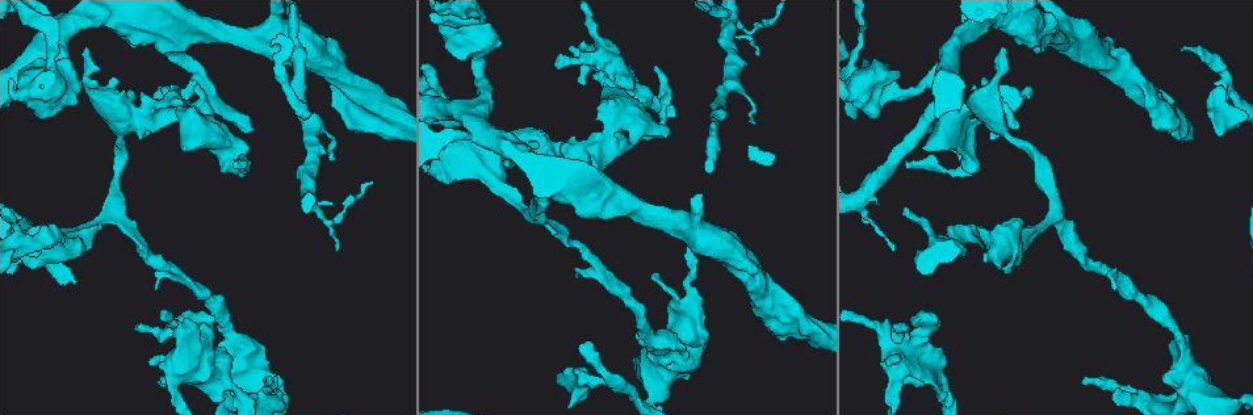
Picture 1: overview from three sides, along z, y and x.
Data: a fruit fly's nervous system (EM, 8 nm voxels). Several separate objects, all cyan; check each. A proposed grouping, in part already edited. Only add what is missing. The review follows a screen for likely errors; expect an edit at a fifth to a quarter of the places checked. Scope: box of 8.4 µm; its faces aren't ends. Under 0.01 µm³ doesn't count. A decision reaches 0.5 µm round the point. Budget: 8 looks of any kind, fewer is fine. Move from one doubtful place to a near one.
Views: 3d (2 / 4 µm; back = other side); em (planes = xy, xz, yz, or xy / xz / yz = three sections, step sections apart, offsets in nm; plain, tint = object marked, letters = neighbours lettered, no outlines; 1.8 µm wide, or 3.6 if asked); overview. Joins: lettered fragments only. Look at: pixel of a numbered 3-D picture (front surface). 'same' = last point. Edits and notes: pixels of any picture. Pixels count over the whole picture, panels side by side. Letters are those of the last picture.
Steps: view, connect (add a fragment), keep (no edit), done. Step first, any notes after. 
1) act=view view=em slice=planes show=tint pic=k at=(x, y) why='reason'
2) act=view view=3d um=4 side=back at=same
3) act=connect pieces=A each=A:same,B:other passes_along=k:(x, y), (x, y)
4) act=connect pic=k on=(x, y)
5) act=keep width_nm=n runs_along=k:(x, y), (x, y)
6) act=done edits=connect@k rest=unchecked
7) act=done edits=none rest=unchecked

act=view view=3d um=2 side=back pic=1 at=(583, 85) why='free end'

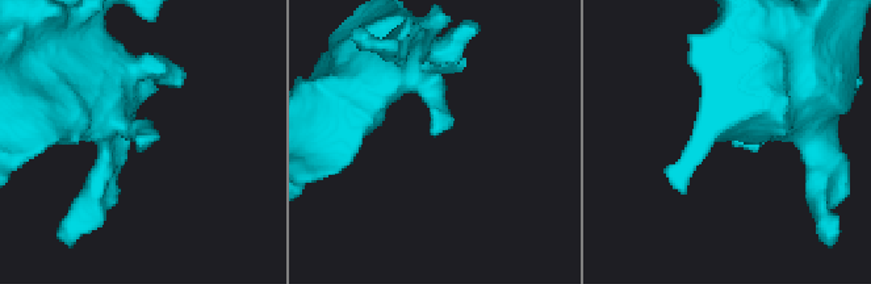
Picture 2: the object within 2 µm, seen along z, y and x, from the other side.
act=view view=em slice=xz step=4 show=tint pic=2 at=(431, 131) why='need the tissue'

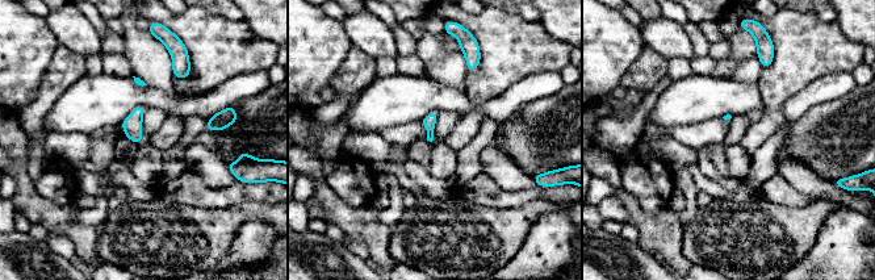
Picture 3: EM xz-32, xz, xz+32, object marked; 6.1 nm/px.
act=view view=em slice=planes show=letters at=same

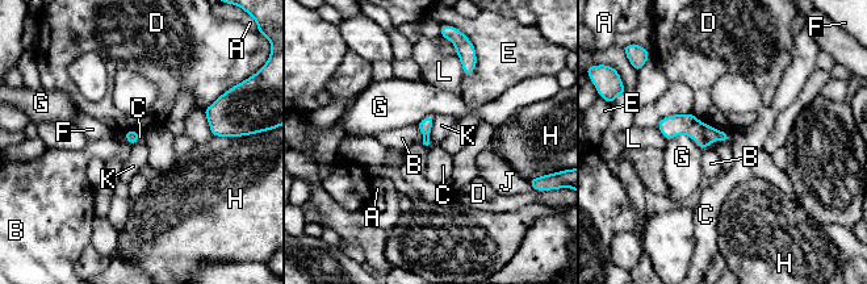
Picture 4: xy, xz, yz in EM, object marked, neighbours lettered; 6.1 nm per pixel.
act=keep longest_contact=D:280nm each=A:other,B:other,C:other,D:other,E:other,F:other,G:other,H:other,J:other,K:other,L:other border=4:(434, 117), (430, 143), (427, 146) found='no lettered fragment goes on from it'

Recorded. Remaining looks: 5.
act=view view=em slice=yz step=16 show=letters pic=1 at=(1082, 383) why='free end'

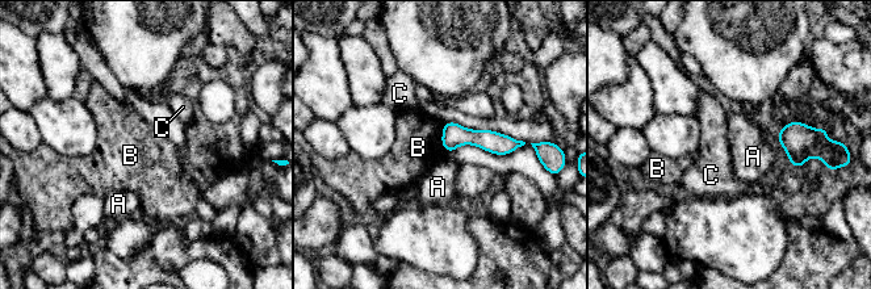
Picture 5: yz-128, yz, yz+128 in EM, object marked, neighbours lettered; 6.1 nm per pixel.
act=view view=em slice=planes show=letters at=same why='cut it another way'

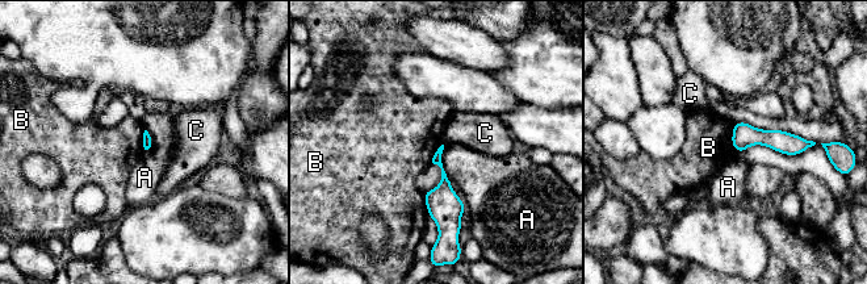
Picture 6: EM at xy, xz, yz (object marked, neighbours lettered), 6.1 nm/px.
act=keep each=A:other,B:other,C:other runs_along=6:(736, 128), (746, 136), (808, 143) found='none of them fits'

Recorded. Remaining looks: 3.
act=view view=em slice=xz step=16 show=tint pic=1 at=(656, 68) why='tapers out'

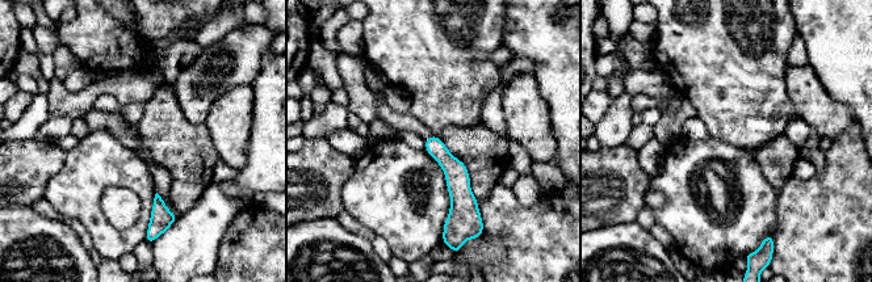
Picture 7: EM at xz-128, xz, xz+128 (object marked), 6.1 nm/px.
act=view view=em slice=planes show=letters at=same why='cut it another way'

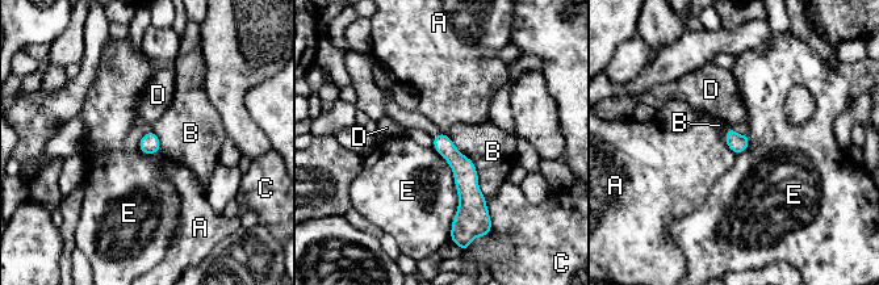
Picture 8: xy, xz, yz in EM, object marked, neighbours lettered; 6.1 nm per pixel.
act=keep each=A:other,B:other,C:other,D:other,E:other runs_along=8:(440, 137), (465, 174), (456, 221) found='no lettered fragment goes on from it'

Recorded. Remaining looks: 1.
act=view view=em slice=yz step=8 show=letters pic=1 at=(616, 134) why='branch stops here'

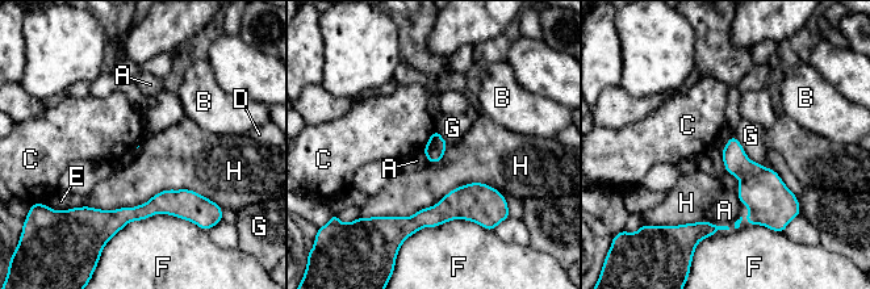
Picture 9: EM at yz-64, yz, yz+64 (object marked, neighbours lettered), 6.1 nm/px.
act=keep each=A:other,B:other,C:other,D:other,E:other,F:other,G:other,H:other border=9:(503, 195), (465, 183), (375, 217) found='no lettered fragment goes on from it'

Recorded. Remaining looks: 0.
act=done edits=none rest=unchecked

